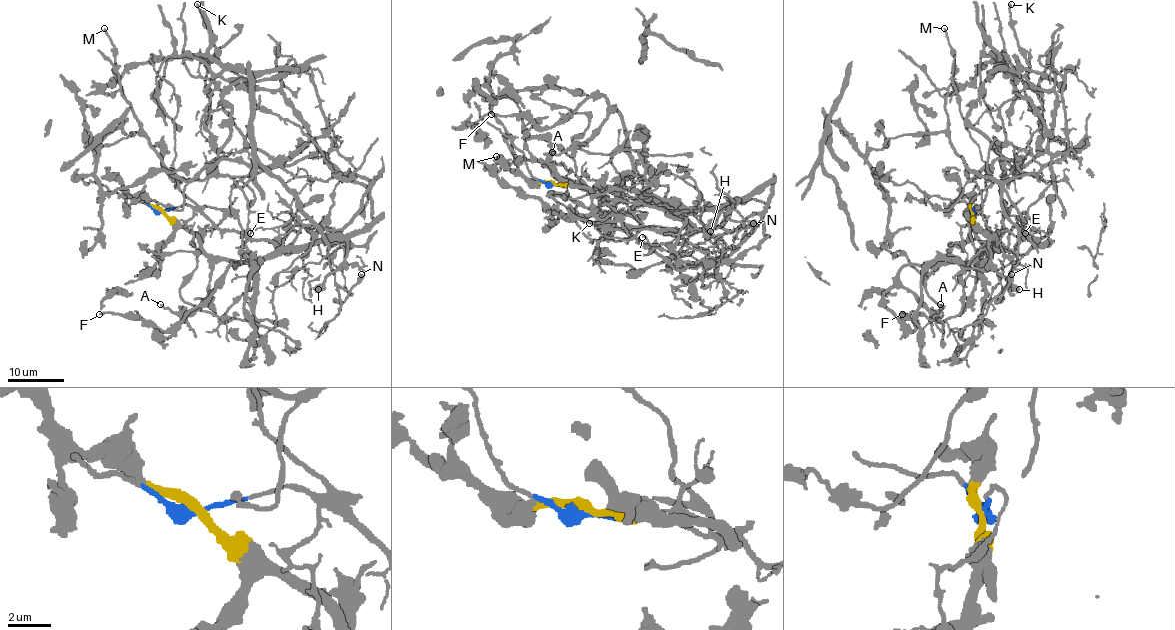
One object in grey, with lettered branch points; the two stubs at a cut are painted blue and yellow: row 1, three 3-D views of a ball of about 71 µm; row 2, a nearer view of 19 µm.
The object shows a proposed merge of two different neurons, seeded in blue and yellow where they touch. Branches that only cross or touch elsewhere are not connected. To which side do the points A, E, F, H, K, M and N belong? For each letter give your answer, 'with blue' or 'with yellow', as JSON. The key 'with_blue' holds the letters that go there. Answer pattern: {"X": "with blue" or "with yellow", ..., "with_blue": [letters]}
{"A": "with yellow", "E": "with blue", "F": "with yellow", "H": "with yellow", "K": "with blue", "M": "with blue", "N": "with blue", "with_blue": ["E", "K", "M", "N"]}

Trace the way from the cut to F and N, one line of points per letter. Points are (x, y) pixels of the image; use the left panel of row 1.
F: (162, 211), (187, 228), (204, 251), (241, 262), (231, 265), (210, 295), (164, 330), (130, 316), (99, 315)
N: (160, 211), (198, 207), (221, 229), (281, 248), (306, 225), (336, 232), (327, 256), (340, 302), (361, 273)

